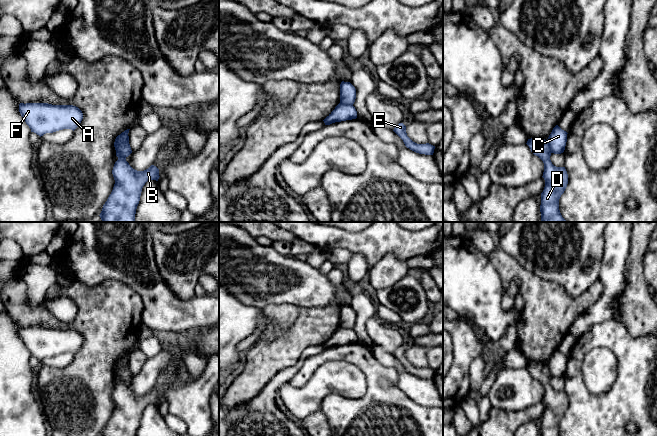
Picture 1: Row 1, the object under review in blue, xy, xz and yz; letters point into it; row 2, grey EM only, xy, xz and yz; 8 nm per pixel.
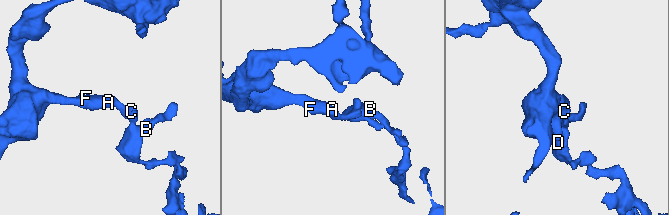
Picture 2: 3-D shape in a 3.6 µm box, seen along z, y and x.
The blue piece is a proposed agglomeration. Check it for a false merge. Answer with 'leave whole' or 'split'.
split

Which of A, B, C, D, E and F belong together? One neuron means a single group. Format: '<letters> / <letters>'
A C F / B D E

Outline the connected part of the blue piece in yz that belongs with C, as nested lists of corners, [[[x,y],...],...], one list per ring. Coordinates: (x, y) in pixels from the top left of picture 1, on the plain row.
[[[558,349],[553,352],[547,363],[552,377],[561,378],[564,376],[567,366],[567,358],[568,357],[562,354]]]

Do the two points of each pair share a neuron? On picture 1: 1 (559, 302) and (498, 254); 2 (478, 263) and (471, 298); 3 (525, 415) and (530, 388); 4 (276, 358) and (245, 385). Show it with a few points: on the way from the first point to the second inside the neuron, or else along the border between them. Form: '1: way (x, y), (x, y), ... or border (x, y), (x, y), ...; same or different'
1: way (544, 296), (518, 270), (513, 268); same
2: way (471, 272), (471, 289); same
3: border (541, 400), (516, 410), (504, 409); different
4: way (268, 362), (253, 377); same

